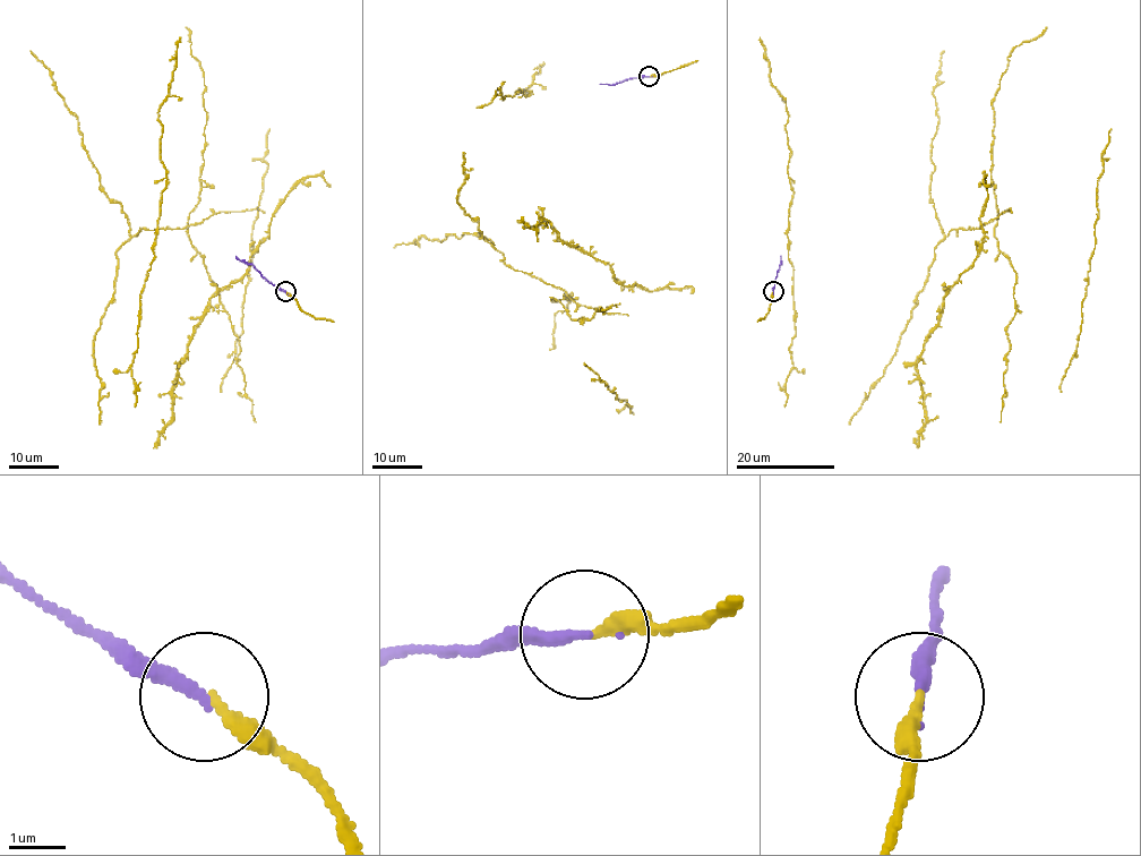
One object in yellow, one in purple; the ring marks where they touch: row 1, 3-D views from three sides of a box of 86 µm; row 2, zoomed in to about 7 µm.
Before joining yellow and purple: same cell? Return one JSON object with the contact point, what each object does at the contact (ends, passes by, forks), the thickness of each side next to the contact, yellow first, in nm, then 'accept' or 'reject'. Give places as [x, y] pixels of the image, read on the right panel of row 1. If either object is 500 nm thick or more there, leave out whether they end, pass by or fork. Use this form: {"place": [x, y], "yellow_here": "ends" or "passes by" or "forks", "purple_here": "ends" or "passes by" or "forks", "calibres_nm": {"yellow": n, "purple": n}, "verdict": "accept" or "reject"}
{"place": [773, 291], "yellow_here": "ends", "purple_here": "ends", "calibres_nm": {"yellow": 240, "purple": 240}, "verdict": "accept"}

